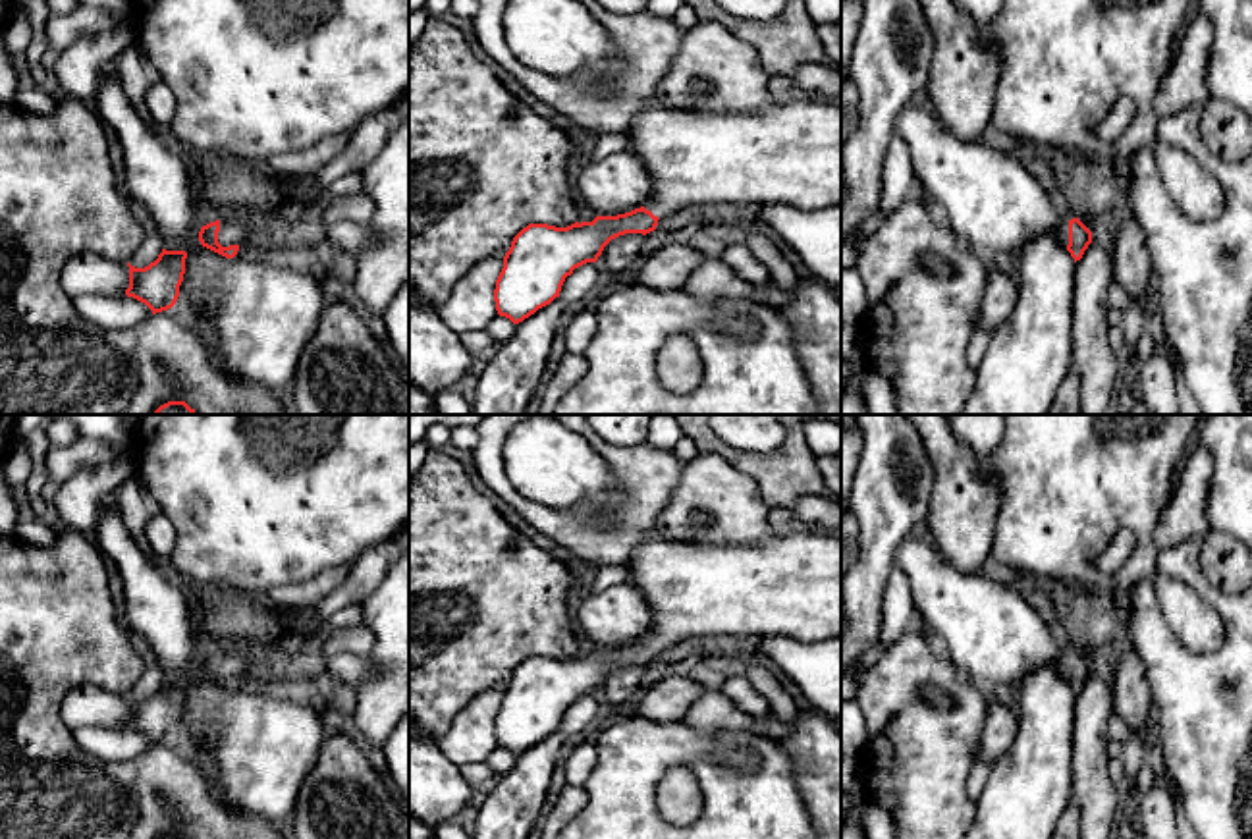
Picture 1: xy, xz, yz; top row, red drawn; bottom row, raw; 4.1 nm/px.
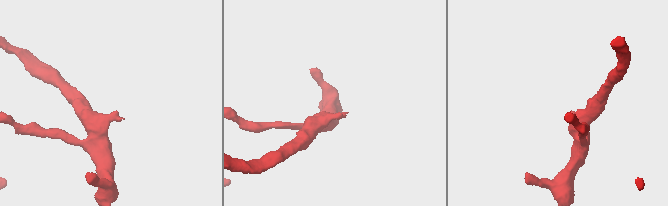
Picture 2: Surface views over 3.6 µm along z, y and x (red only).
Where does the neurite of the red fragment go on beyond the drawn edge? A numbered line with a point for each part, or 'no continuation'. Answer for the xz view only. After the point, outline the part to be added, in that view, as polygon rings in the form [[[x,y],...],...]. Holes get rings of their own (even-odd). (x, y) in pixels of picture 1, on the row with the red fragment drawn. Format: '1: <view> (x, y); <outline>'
1: xz (789, 155); [[[658,100],[646,104],[633,120],[629,131],[629,149],[639,154],[650,174],[652,195],[642,204],[654,216],[664,218],[677,210],[696,204],[785,204],[799,210],[820,210],[824,206],[841,204],[841,104],[824,104],[824,102],[791,102],[791,104],[768,104],[762,112],[756,114],[706,114],[694,110],[679,110],[662,106]]]

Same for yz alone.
1: yz (984, 195); [[[911,102],[893,123],[893,133],[907,145],[912,172],[949,230],[974,251],[1017,253],[1032,237],[1051,233],[1069,245],[1069,222],[1053,208],[1042,183],[1011,152],[953,135],[924,102]]]

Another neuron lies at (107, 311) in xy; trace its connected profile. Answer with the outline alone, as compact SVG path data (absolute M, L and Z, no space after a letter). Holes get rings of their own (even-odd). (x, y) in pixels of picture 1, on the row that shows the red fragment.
M79 295L73 299L77 312L102 330L127 330L147 320L152 311L127 295Z

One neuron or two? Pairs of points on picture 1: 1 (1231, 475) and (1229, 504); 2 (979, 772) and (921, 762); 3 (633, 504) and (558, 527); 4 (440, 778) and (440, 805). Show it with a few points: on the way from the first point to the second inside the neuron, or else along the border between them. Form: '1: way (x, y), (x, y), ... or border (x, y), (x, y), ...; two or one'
1: way (1231, 483), (1231, 496); one
2: border (977, 758), (967, 780), (967, 795), (975, 803); two
3: way (614, 523), (610, 527), (577, 527); one
4: way (440, 784), (440, 799); one

